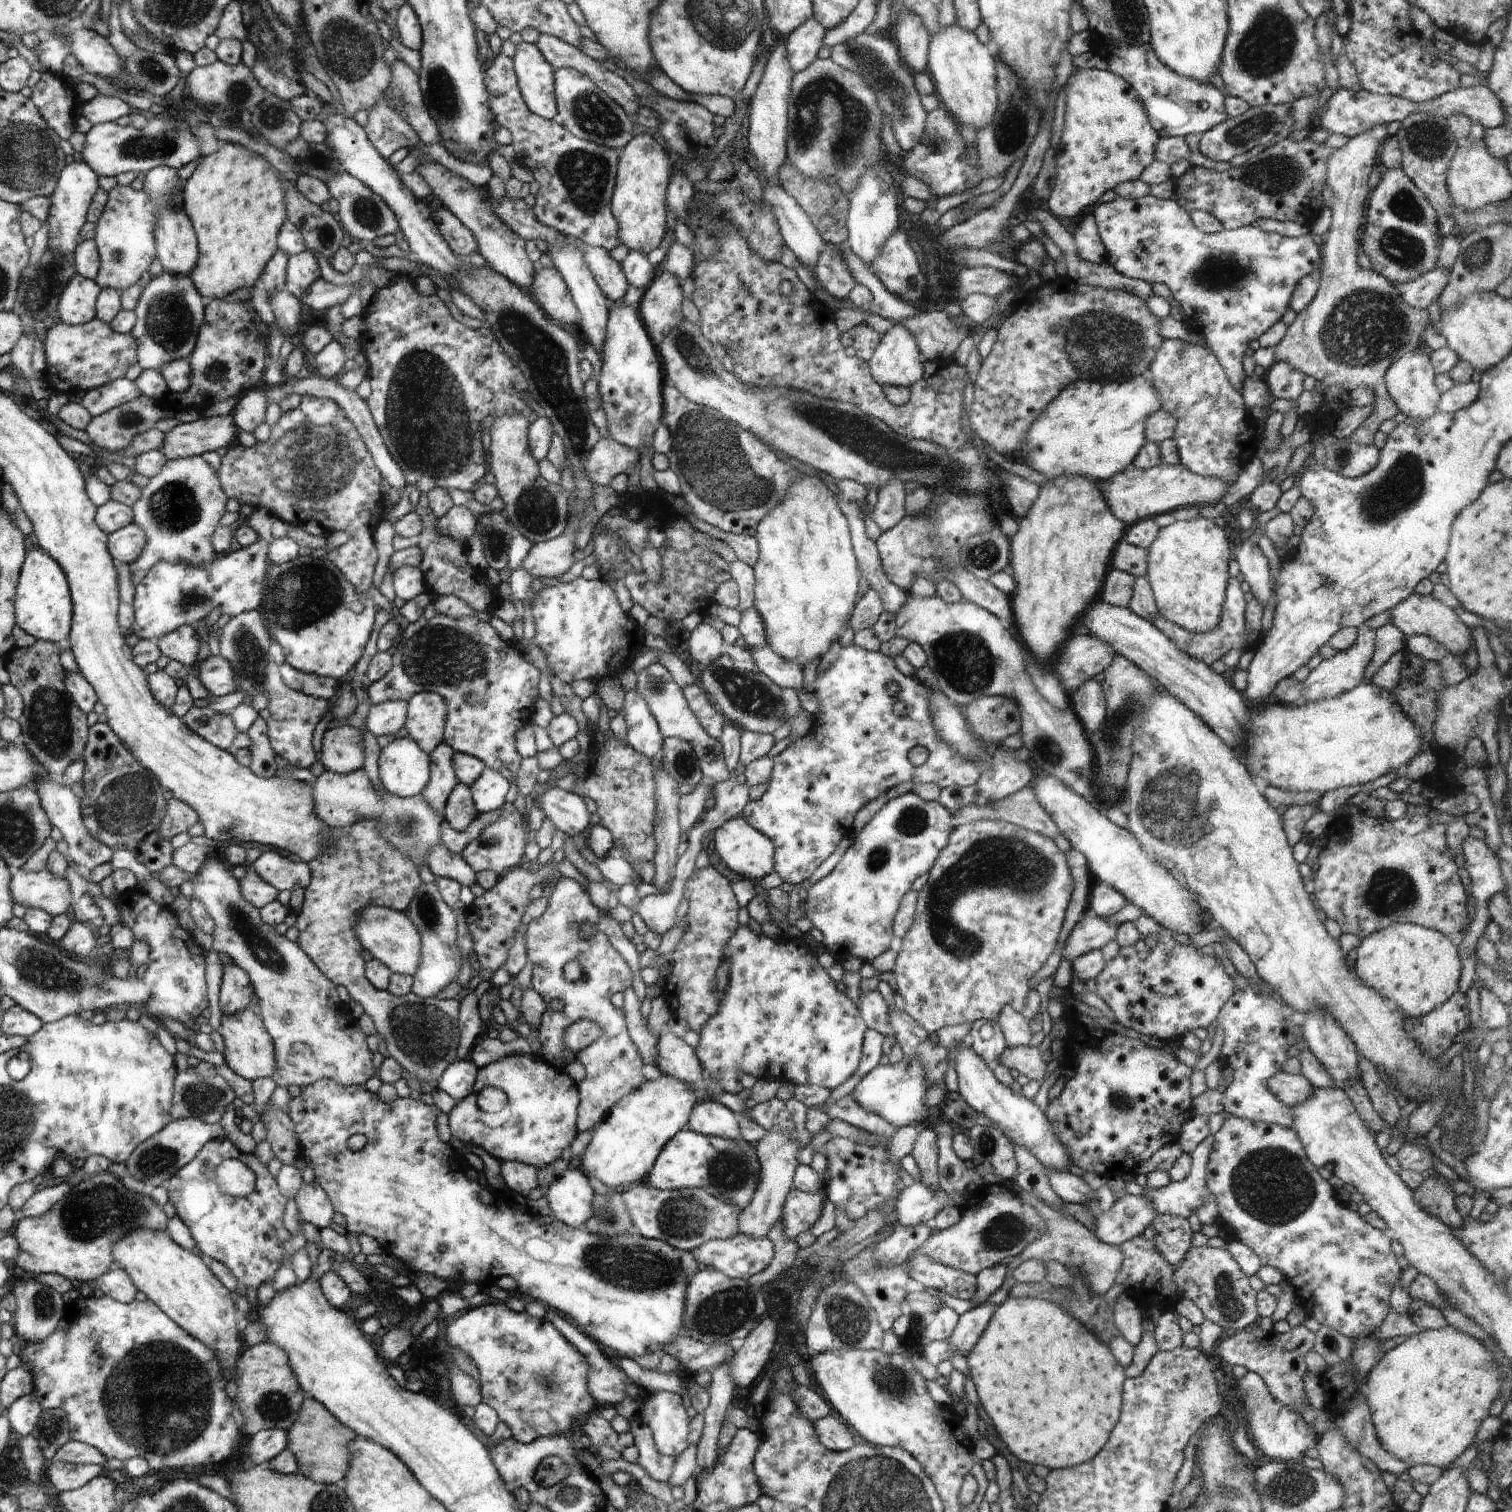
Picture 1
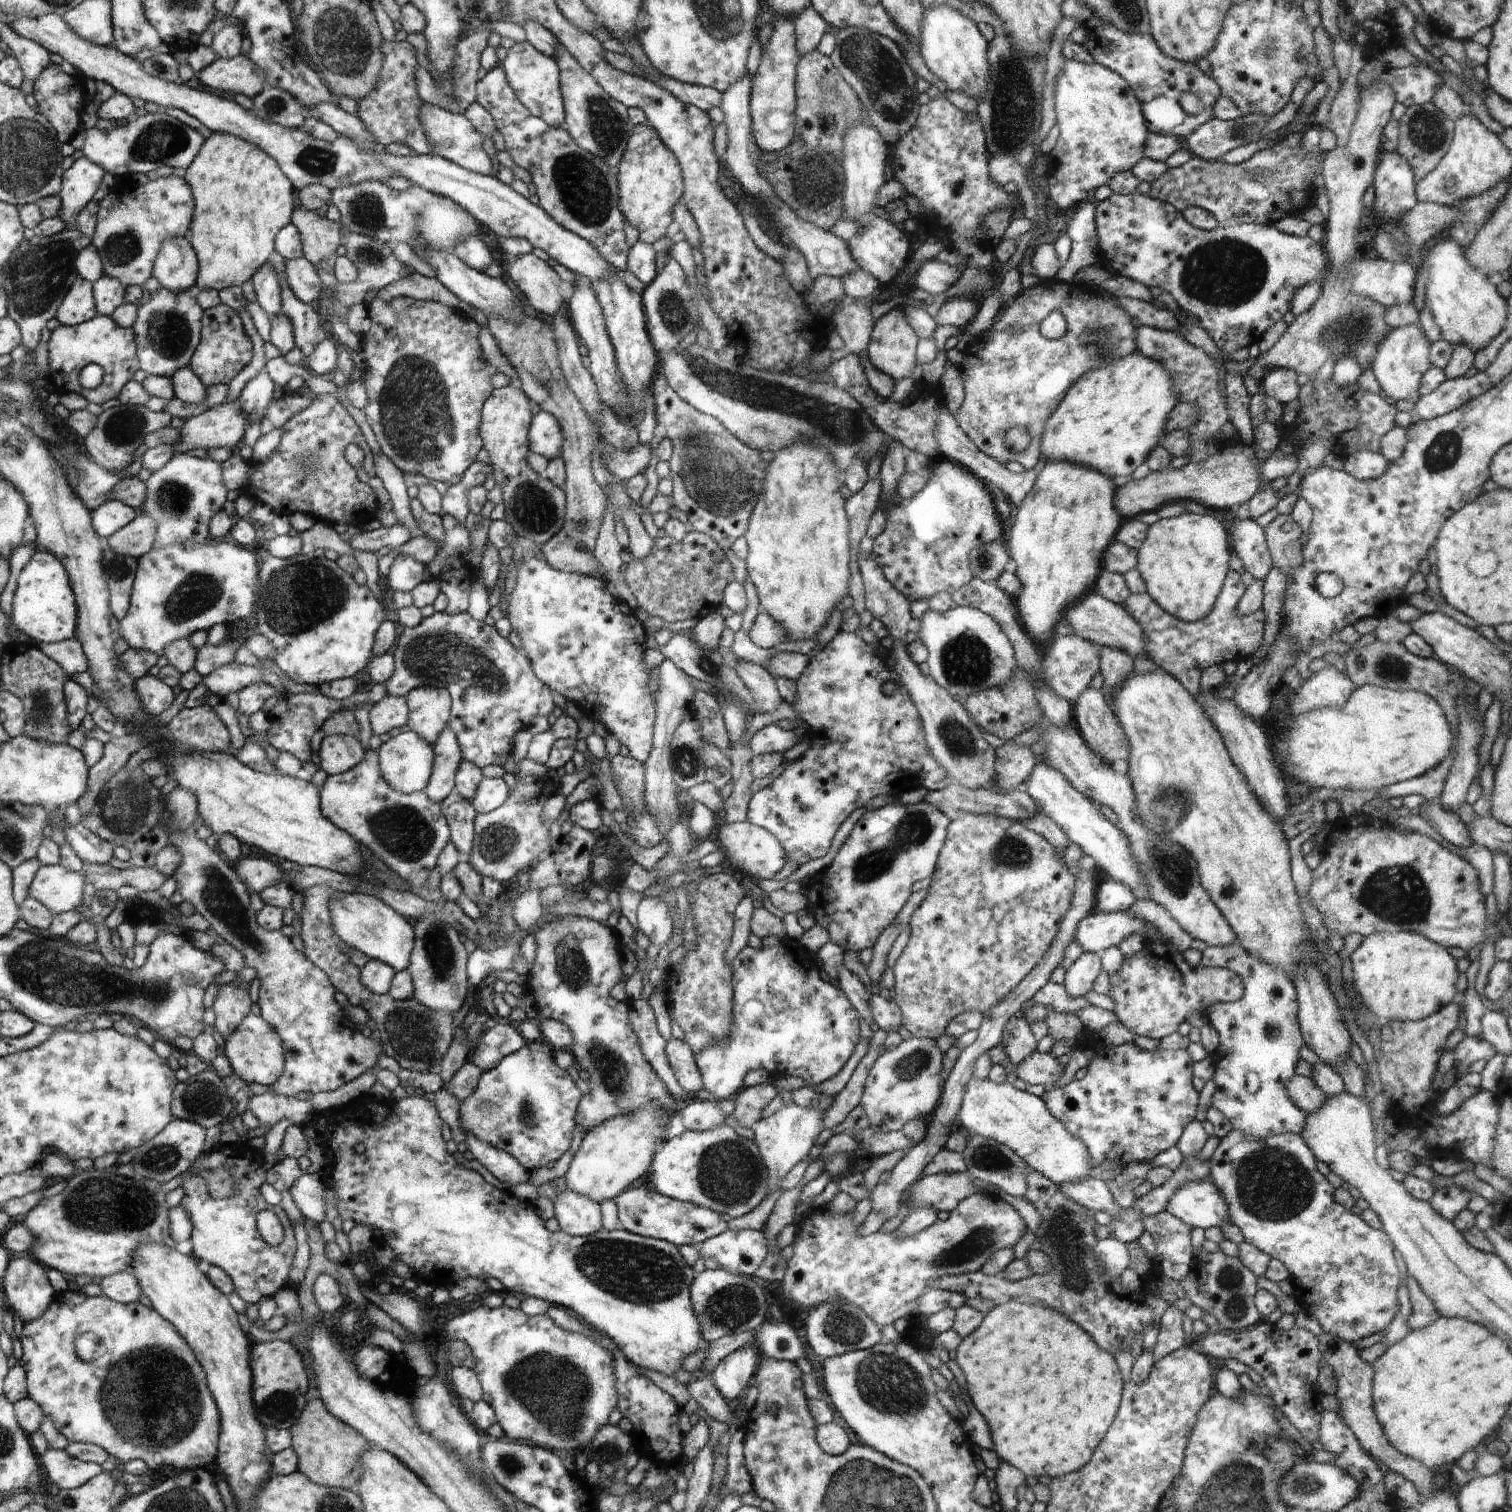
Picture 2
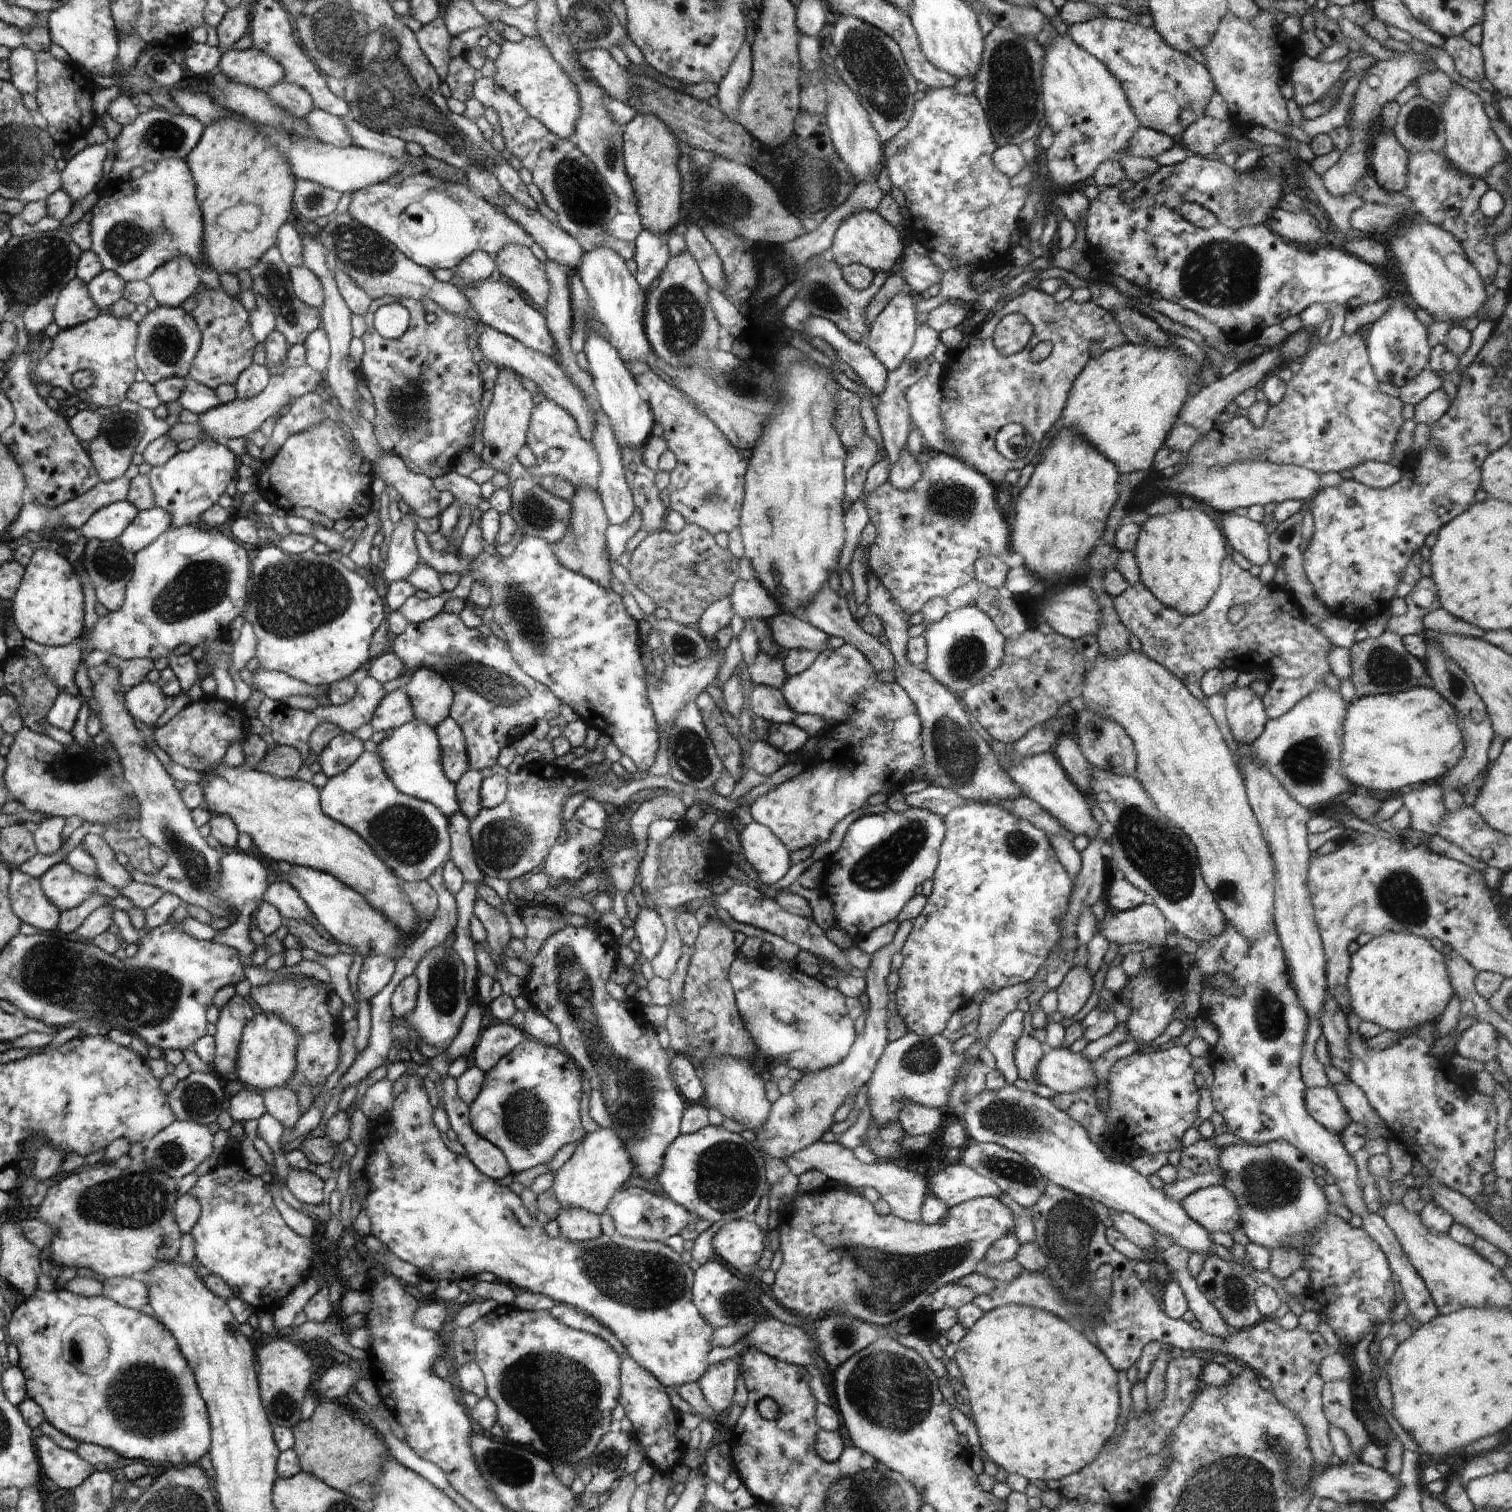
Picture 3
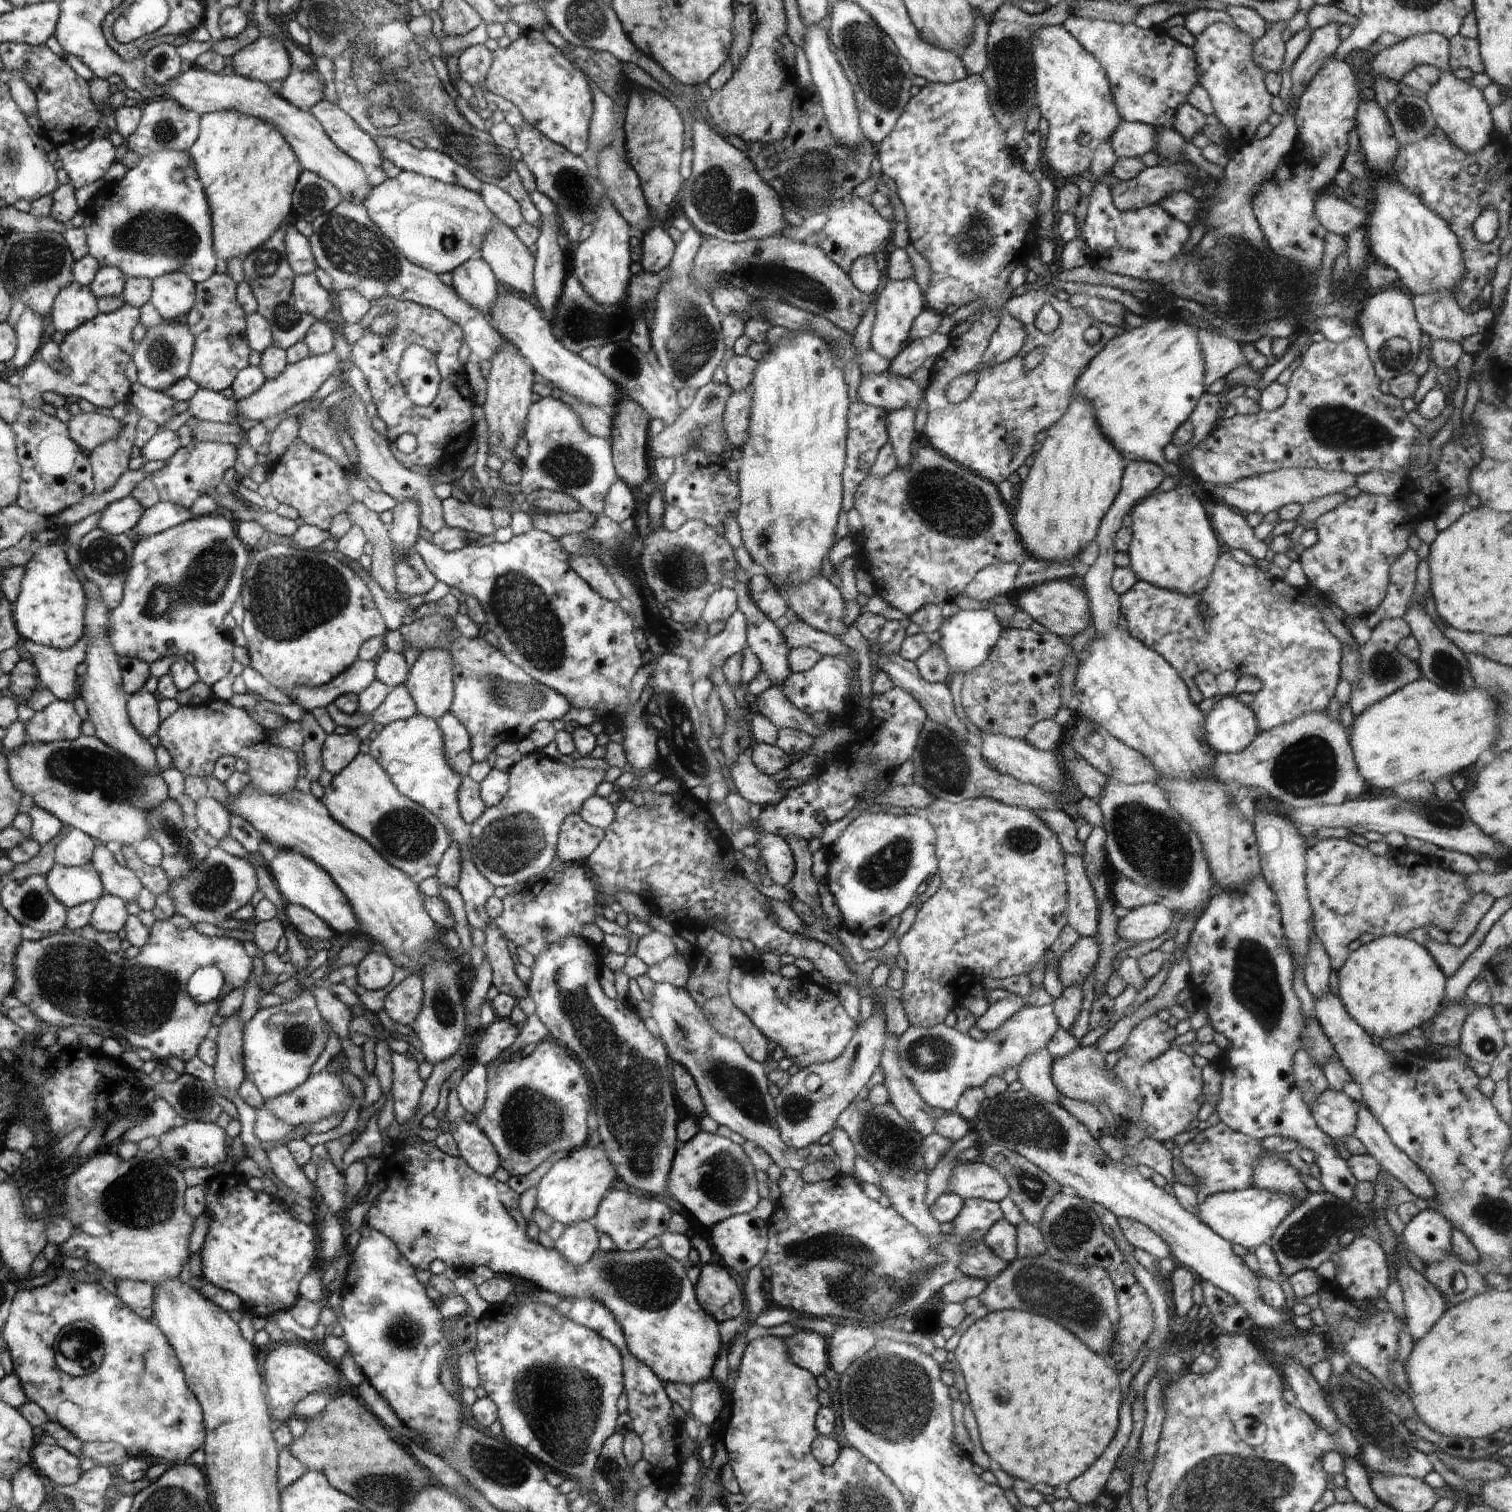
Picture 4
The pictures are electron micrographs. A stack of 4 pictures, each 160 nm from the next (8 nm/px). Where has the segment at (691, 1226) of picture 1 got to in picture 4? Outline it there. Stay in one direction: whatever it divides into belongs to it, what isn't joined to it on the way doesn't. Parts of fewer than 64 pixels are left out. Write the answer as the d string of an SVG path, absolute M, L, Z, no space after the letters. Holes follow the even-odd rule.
M612 1191L600 1204L597 1215L593 1222L600 1228L602 1234L608 1234L617 1244L621 1251L635 1251L644 1246L650 1238L659 1237L660 1232L666 1228L666 1210L668 1206L660 1204L656 1198L646 1198L646 1196L636 1196L628 1191Z

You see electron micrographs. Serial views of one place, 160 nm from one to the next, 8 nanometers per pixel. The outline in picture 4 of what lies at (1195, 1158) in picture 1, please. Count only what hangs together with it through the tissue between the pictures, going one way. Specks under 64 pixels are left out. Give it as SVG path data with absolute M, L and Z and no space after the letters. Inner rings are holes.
M1250 1187L1239 1191L1220 1191L1208 1194L1197 1206L1198 1218L1205 1222L1218 1236L1231 1245L1242 1245L1252 1252L1257 1246L1268 1242L1274 1229L1290 1211L1298 1205L1298 1201L1284 1193Z

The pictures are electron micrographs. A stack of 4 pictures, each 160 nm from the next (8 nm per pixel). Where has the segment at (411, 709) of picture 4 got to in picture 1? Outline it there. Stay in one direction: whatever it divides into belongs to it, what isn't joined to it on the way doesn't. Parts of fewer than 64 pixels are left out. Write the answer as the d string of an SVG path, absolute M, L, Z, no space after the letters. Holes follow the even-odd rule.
M404 700L387 701L370 705L366 728L374 737L394 736L407 723L407 702Z

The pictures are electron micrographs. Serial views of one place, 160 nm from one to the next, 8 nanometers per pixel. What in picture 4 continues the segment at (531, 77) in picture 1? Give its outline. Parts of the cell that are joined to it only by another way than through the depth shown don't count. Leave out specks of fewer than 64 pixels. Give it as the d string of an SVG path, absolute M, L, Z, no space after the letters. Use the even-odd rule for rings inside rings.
M542 31L523 32L508 47L498 47L493 52L485 85L488 91L513 102L523 120L536 126L550 140L564 145L576 156L586 150L594 110L588 76L546 40Z

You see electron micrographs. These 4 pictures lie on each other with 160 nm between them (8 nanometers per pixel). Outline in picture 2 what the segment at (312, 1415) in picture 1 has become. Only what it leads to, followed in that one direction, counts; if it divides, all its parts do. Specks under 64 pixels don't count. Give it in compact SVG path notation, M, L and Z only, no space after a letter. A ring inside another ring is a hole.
M322 1398L310 1400L304 1408L299 1423L290 1429L292 1438L291 1450L297 1457L298 1471L308 1480L326 1487L342 1488L357 1491L360 1479L363 1478L364 1466L360 1458L368 1448L374 1447L362 1434L350 1425L339 1420L324 1404Z

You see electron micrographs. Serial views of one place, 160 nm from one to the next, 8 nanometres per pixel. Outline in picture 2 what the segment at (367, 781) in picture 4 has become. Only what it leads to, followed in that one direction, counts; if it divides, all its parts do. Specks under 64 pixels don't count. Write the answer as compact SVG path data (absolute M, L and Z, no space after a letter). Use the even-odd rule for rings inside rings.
M371 749L351 771L328 776L319 792L323 816L338 829L350 833L369 856L376 856L402 877L409 891L432 902L448 900L440 891L430 890L427 883L438 866L439 856L451 841L442 804L431 800L425 791L404 794L392 789L380 773L377 750Z

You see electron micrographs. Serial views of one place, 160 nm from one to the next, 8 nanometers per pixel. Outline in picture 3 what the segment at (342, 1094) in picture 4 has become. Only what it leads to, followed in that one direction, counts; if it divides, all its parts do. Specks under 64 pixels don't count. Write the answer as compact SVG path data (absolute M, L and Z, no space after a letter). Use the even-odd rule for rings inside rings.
M288 1087L266 1089L262 1094L265 1109L287 1129L294 1127L302 1116L298 1096Z

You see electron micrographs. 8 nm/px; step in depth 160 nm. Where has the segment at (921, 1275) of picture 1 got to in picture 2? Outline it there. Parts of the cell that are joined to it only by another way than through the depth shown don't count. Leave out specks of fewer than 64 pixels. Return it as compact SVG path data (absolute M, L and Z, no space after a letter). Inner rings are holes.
M1030 1169L1030 1174L1026 1176L1026 1182L1028 1182L1028 1188L1026 1190L1026 1194L1024 1194L1025 1200L1028 1200L1035 1208L1036 1211L1040 1214L1041 1219L1039 1221L1038 1228L1040 1231L1037 1232L1037 1240L1039 1241L1039 1250L1044 1252L1044 1254L1048 1255L1050 1258L1050 1262L1052 1262L1052 1271L1048 1272L1047 1274L1044 1274L1043 1276L1032 1276L1029 1278L1026 1278L1026 1280L1020 1280L1020 1282L1010 1282L1010 1280L1004 1280L1000 1276L996 1275L988 1275L984 1274L984 1272L977 1271L974 1273L967 1273L964 1275L958 1275L958 1276L938 1276L938 1278L932 1278L932 1280L928 1280L928 1287L929 1289L937 1289L937 1290L944 1290L947 1292L952 1293L959 1293L964 1294L966 1296L966 1299L968 1298L980 1298L980 1299L987 1299L990 1301L993 1301L996 1304L1000 1304L1000 1298L1006 1298L1008 1299L1016 1299L1017 1296L1028 1296L1028 1298L1034 1298L1034 1300L1038 1300L1038 1302L1043 1302L1045 1307L1052 1308L1053 1310L1056 1310L1057 1312L1060 1312L1060 1314L1065 1314L1065 1316L1071 1321L1074 1322L1076 1325L1079 1326L1081 1330L1084 1330L1091 1338L1092 1340L1095 1340L1095 1344L1100 1348L1103 1349L1104 1352L1108 1352L1108 1354L1111 1354L1113 1357L1116 1356L1116 1352L1120 1352L1120 1350L1130 1350L1130 1344L1132 1344L1132 1338L1136 1336L1136 1334L1144 1334L1144 1326L1148 1324L1154 1324L1155 1328L1160 1326L1160 1320L1155 1320L1154 1313L1152 1312L1152 1306L1149 1302L1142 1304L1137 1304L1134 1302L1131 1302L1129 1300L1129 1292L1122 1286L1122 1283L1120 1282L1120 1274L1118 1276L1114 1276L1114 1274L1110 1274L1102 1264L1100 1264L1100 1260L1098 1260L1098 1256L1096 1256L1096 1252L1094 1252L1094 1246L1098 1244L1098 1238L1095 1234L1095 1227L1096 1222L1094 1220L1093 1213L1090 1212L1088 1214L1088 1208L1084 1208L1084 1206L1080 1206L1080 1204L1077 1204L1070 1198L1070 1196L1066 1196L1064 1192L1060 1189L1060 1185L1053 1184L1048 1178L1045 1178L1040 1172L1036 1172L1034 1169Z

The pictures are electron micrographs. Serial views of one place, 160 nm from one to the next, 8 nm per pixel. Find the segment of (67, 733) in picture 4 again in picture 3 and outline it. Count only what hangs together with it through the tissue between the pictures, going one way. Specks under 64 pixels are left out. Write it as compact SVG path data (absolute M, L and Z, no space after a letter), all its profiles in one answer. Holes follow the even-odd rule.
M62 689L59 691L52 708L47 712L46 720L52 726L71 732L77 723L82 708L82 700L80 700L79 696Z

